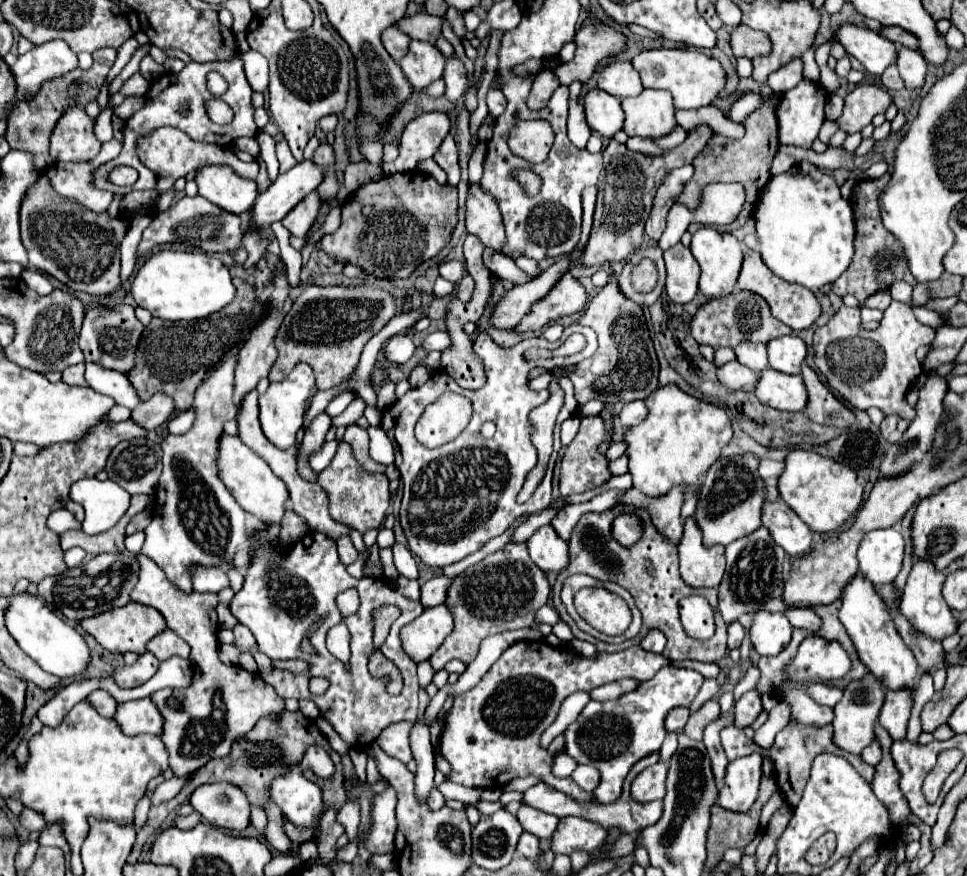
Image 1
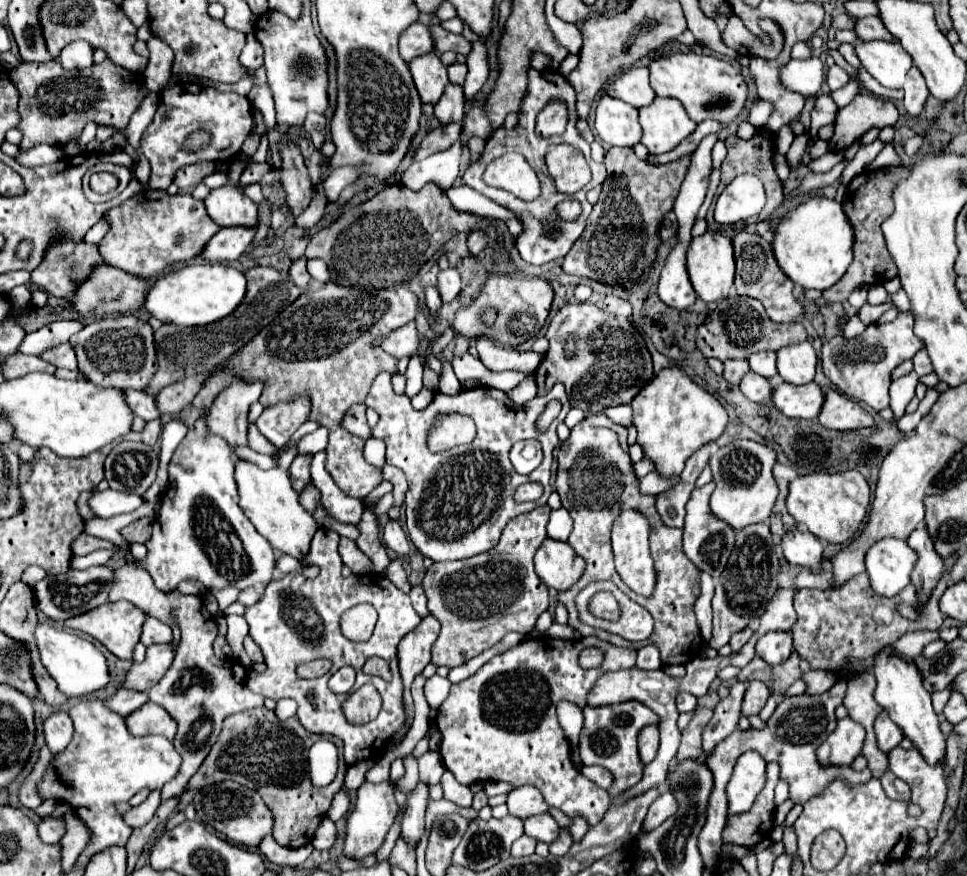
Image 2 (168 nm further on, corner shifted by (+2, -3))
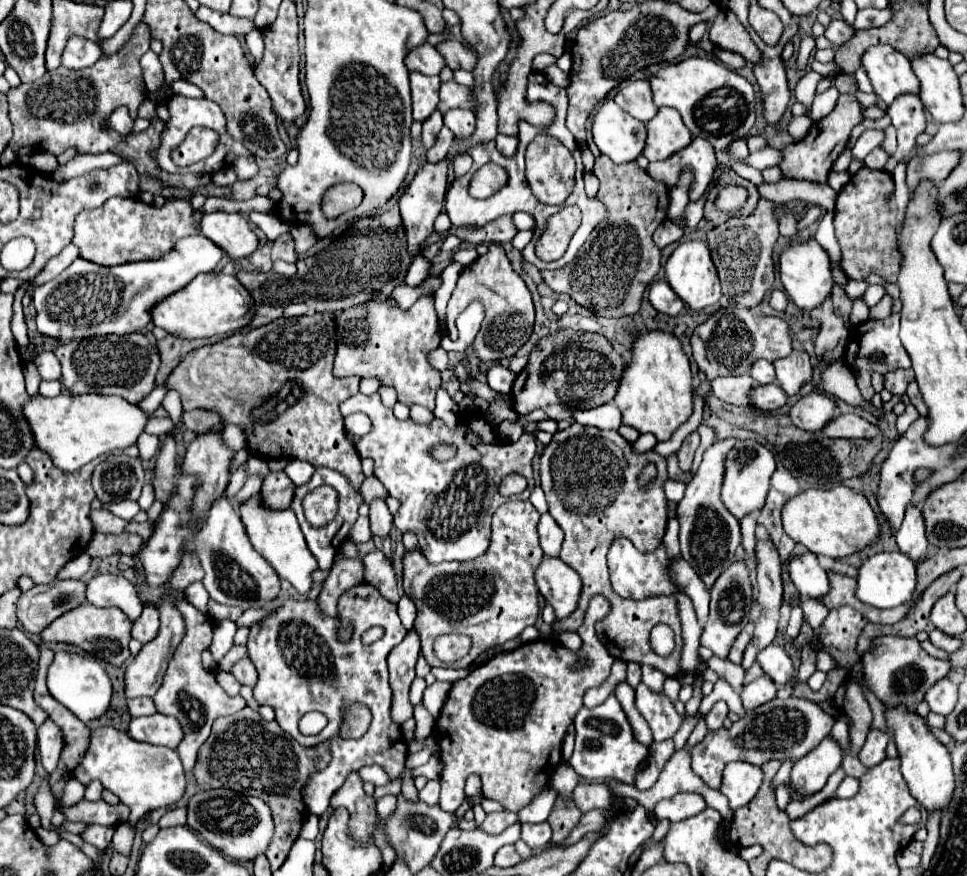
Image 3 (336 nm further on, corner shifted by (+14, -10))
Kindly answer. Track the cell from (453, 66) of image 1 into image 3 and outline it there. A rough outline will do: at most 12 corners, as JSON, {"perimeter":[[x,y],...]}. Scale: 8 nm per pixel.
{"perimeter":[[436,110],[422,124],[422,144],[430,150],[442,128],[442,114]]}

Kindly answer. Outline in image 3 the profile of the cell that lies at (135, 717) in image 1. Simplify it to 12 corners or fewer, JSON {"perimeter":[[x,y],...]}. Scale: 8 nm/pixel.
{"perimeter":[[174,716],[132,718],[138,742],[176,748],[184,730]]}

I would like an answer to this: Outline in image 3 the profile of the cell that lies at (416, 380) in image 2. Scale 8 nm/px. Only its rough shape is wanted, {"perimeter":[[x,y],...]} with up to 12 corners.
{"perimeter":[[412,406],[410,418],[416,424],[430,424],[434,416],[426,408]]}

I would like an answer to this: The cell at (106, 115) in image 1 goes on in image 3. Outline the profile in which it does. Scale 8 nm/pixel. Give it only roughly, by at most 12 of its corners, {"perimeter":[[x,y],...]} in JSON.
{"perimeter":[[148,50],[140,58],[148,98],[164,84],[158,56]]}

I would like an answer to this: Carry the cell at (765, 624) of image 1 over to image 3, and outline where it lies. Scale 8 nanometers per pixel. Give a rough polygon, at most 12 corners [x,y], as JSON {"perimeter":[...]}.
{"perimeter":[[782,646],[758,654],[762,670],[780,686],[794,676],[790,656]]}

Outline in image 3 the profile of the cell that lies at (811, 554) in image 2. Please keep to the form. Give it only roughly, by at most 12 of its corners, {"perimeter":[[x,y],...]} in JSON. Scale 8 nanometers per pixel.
{"perimeter":[[806,552],[788,564],[800,596],[830,592],[826,570]]}

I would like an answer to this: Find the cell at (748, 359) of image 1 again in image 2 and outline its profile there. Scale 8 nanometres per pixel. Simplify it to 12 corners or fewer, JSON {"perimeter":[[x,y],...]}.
{"perimeter":[[758,351],[748,365],[754,373],[772,379],[776,375],[776,353]]}

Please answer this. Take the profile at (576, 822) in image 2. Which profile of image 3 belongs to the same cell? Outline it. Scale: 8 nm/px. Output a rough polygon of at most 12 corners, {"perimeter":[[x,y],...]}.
{"perimeter":[[570,765],[552,775],[557,795],[571,795],[579,776]]}

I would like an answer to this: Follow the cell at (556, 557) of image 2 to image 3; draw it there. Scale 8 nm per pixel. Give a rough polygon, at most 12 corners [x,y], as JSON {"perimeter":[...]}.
{"perimeter":[[560,558],[536,570],[540,594],[568,618],[580,600],[582,580]]}

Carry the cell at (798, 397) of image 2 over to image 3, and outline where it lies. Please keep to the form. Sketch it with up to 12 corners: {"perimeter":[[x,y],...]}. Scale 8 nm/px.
{"perimeter":[[810,392],[792,406],[790,420],[820,432],[836,418],[834,398]]}

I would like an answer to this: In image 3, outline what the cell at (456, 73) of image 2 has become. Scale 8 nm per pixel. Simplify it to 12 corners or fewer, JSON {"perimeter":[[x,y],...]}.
{"perimeter":[[456,82],[440,86],[438,110],[472,110],[474,96]]}

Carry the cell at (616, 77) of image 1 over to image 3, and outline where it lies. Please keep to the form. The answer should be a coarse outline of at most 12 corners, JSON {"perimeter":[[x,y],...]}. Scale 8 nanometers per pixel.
{"perimeter":[[634,80],[614,102],[640,122],[658,112],[650,82]]}

